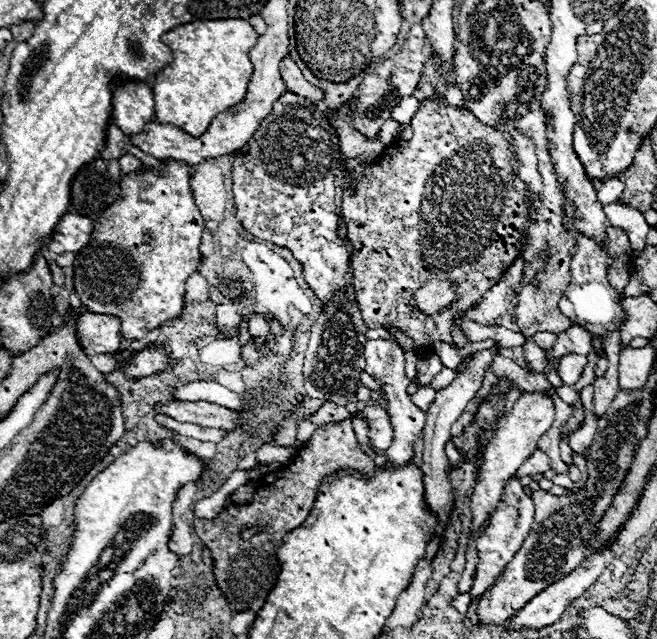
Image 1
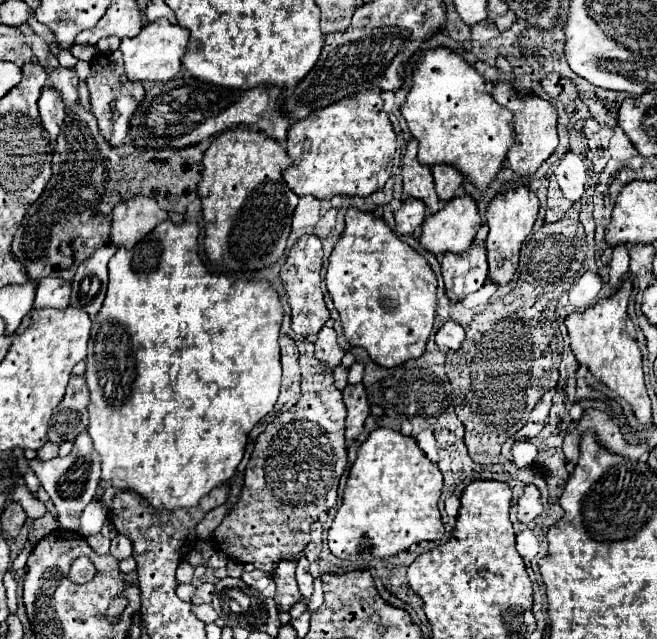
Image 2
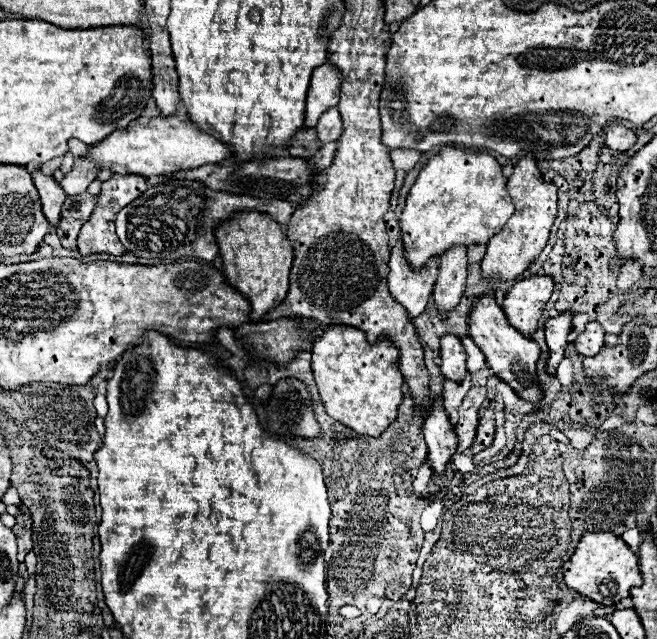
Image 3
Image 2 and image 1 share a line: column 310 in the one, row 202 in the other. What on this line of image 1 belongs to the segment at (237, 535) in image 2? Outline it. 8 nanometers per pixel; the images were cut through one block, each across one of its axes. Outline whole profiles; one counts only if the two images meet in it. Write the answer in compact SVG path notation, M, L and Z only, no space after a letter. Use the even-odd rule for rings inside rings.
M444 100L420 104L410 126L414 130L412 140L408 140L408 142L396 140L390 146L386 146L384 152L380 152L376 164L366 170L366 176L360 180L356 194L350 196L350 192L344 192L340 212L342 212L342 220L346 222L346 238L354 248L350 252L350 272L352 272L352 286L356 290L364 322L370 328L382 328L386 324L392 324L398 330L402 330L408 338L414 340L414 346L420 350L420 354L430 354L432 342L440 340L440 342L450 344L452 336L450 336L450 332L444 332L444 328L440 328L440 320L428 320L428 316L420 316L420 312L416 312L416 304L412 304L412 292L416 292L416 288L420 288L420 284L424 284L424 280L448 280L448 284L456 284L456 288L460 288L460 310L468 312L476 302L482 300L482 294L488 292L494 284L498 284L502 274L514 264L518 250L522 246L520 238L522 238L524 230L528 228L528 206L524 202L526 184L516 176L518 160L516 160L516 154L512 152L512 140L508 134L496 132L494 128L480 124L480 120L476 120L476 116L472 116L472 112L468 112L464 108L462 110L450 108Z

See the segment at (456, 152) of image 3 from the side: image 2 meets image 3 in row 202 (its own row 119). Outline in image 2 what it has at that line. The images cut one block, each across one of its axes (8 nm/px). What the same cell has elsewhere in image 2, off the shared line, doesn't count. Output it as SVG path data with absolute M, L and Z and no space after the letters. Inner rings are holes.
M446 46L426 48L412 70L412 88L400 106L400 114L408 122L412 136L418 140L418 160L422 164L452 164L464 176L468 176L478 188L488 188L496 178L502 162L506 160L508 148L514 144L514 122L512 112L500 106L488 92L484 78L460 56Z

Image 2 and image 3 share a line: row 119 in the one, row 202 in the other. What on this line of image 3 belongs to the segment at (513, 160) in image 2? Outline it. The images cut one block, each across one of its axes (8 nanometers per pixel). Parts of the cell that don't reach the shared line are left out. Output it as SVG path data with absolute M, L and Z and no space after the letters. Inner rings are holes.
M524 156L514 166L512 176L506 182L506 190L514 200L514 214L486 246L486 254L480 262L480 274L486 280L516 280L544 250L548 242L548 232L556 220L556 186L542 180L542 174L532 156Z

